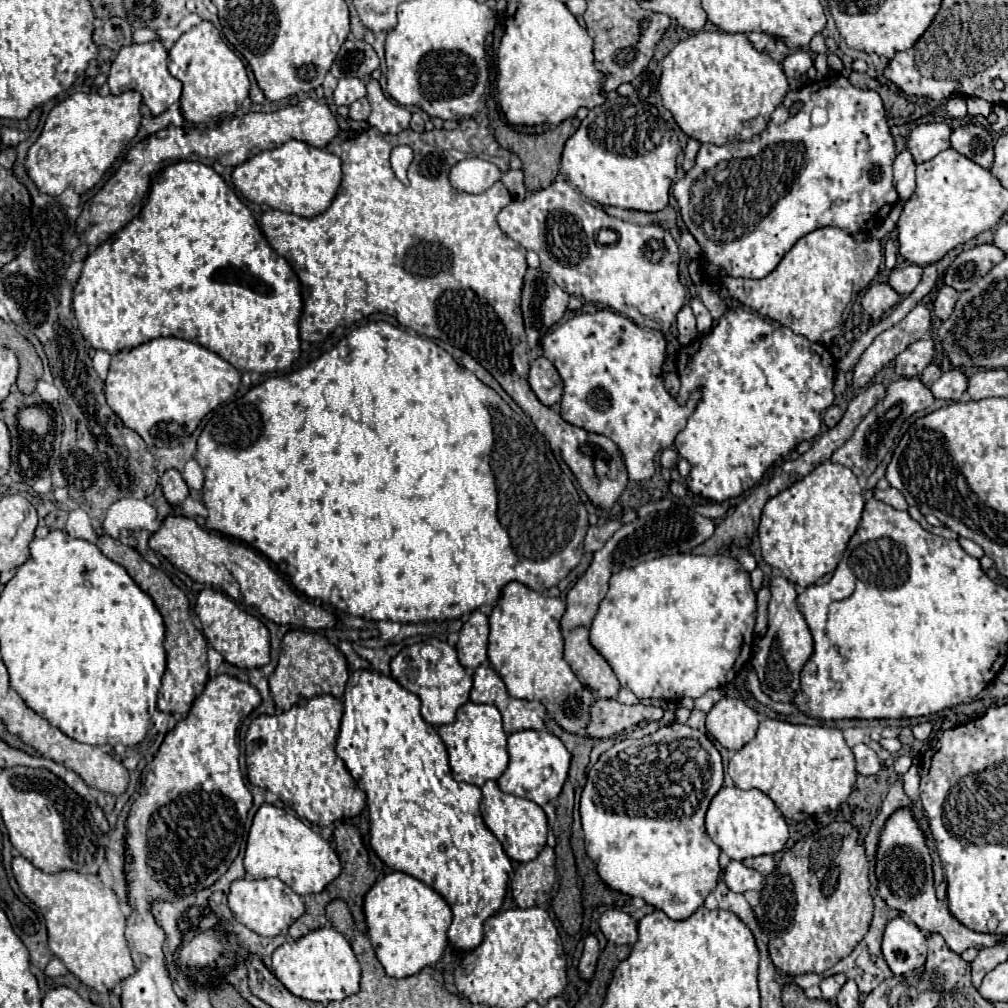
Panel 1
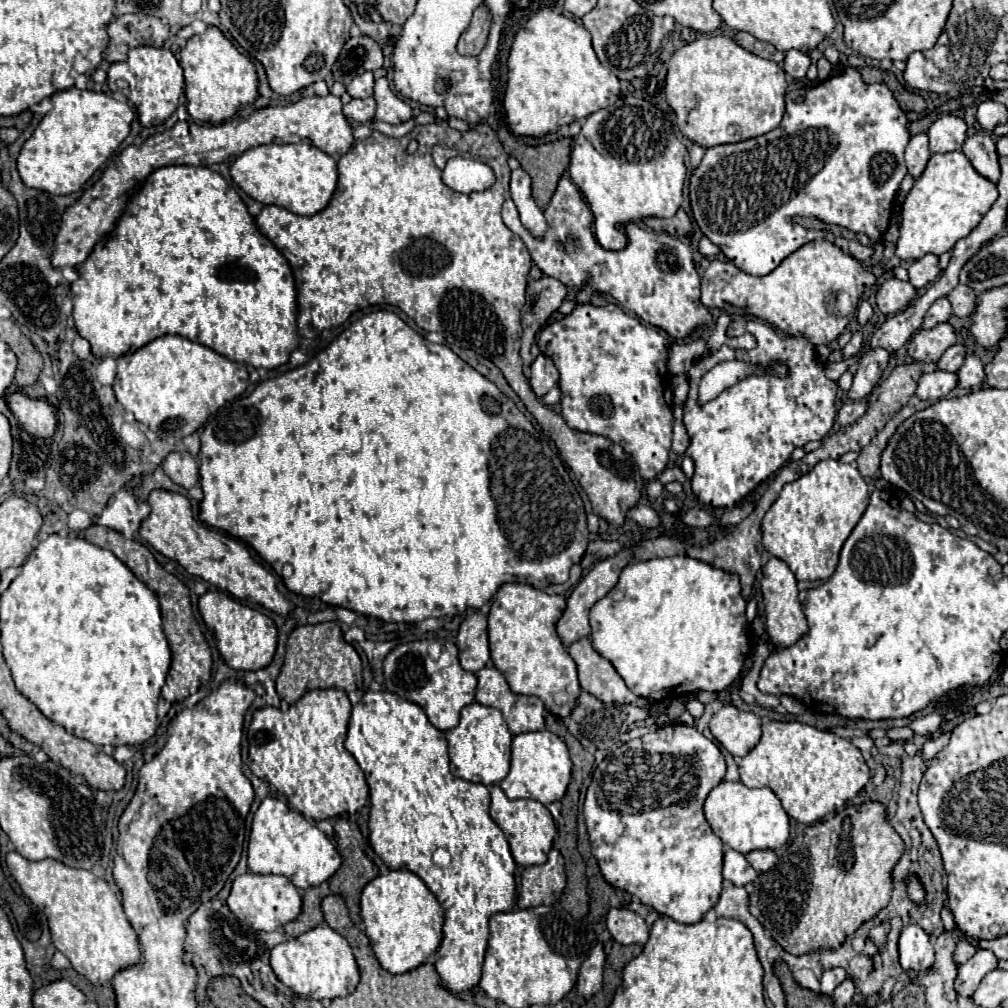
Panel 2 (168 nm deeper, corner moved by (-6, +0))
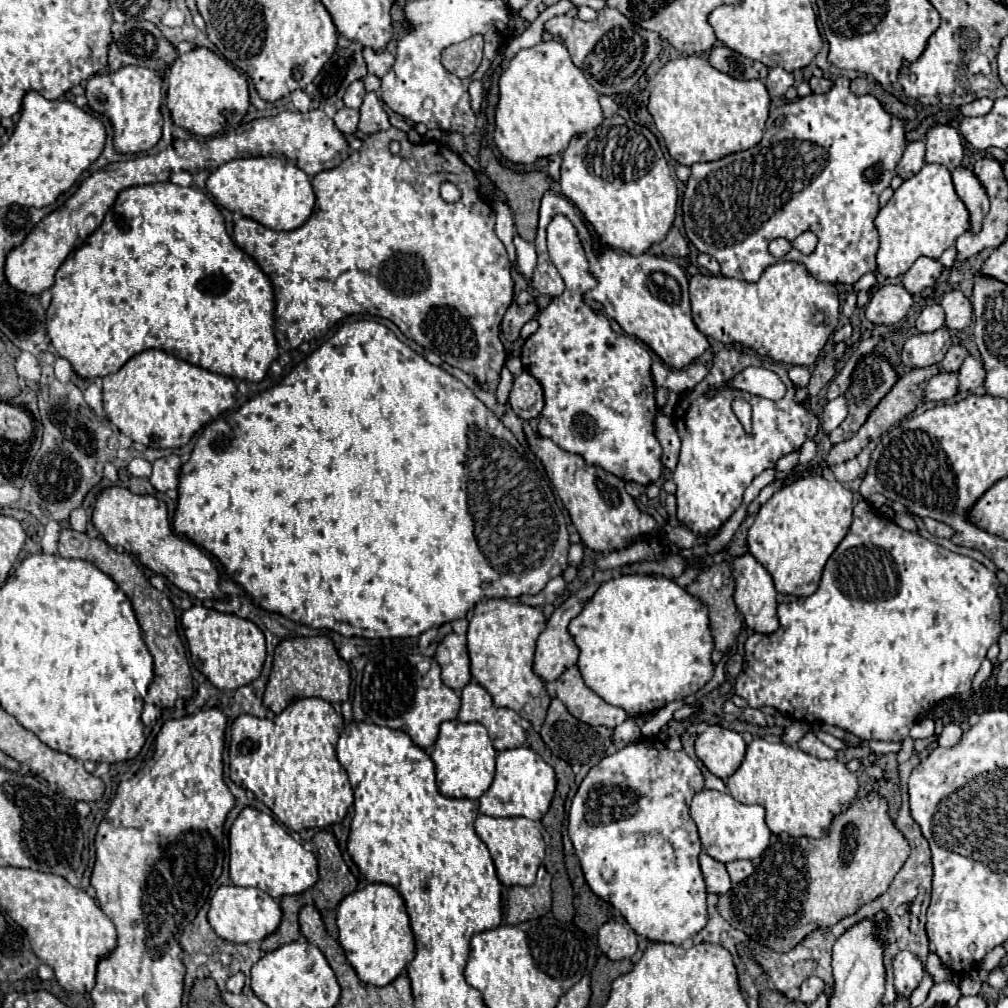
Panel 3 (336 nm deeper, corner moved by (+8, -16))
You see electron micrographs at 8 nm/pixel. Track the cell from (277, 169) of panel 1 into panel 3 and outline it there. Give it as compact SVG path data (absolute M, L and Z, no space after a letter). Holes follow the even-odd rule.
M272 156L230 160L208 176L206 188L226 210L240 212L242 216L252 218L272 230L300 228L310 218L316 200L306 172Z

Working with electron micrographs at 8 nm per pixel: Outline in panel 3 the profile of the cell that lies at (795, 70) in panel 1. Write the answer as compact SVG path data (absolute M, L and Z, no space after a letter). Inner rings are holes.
M776 66L776 68L770 68L764 84L766 84L770 96L784 96L784 92L794 84L794 78L784 68Z

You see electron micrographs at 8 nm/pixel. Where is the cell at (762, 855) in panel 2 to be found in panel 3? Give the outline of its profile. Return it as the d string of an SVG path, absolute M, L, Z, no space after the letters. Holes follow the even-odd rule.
M732 860L726 864L726 870L732 882L742 882L746 876L750 876L750 872L754 872L754 866L750 860Z

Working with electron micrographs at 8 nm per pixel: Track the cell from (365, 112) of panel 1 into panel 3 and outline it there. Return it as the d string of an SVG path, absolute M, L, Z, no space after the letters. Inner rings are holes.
M346 106L340 108L334 114L334 124L342 134L354 134L356 128L358 128L358 110L352 110L352 108L346 108Z

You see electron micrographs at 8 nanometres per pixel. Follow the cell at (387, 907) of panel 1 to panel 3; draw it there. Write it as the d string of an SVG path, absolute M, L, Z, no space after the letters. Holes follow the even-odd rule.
M368 884L342 898L336 908L338 942L358 978L372 986L394 982L414 958L414 936L402 896L388 884Z

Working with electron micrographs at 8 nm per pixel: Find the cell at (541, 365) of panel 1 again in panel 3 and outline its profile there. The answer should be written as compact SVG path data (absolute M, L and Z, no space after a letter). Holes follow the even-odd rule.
M522 372L514 378L514 388L510 392L510 406L522 420L536 418L544 408L544 394L542 386L530 372Z

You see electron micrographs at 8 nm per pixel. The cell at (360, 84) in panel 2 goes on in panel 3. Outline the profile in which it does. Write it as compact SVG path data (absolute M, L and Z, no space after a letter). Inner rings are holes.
M356 80L356 82L352 82L352 84L348 86L348 90L346 90L346 94L344 94L344 104L346 104L348 108L358 110L358 108L362 106L364 94L366 94L364 82L362 82L362 80Z

